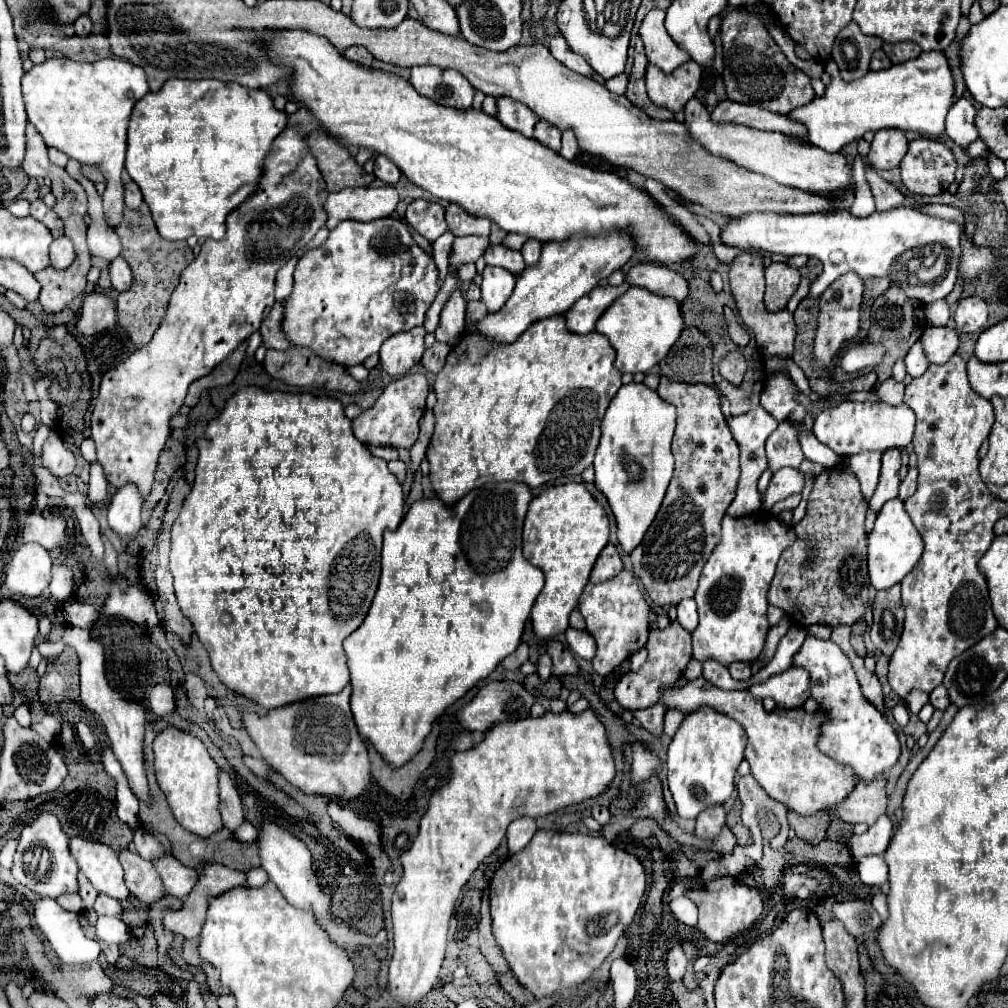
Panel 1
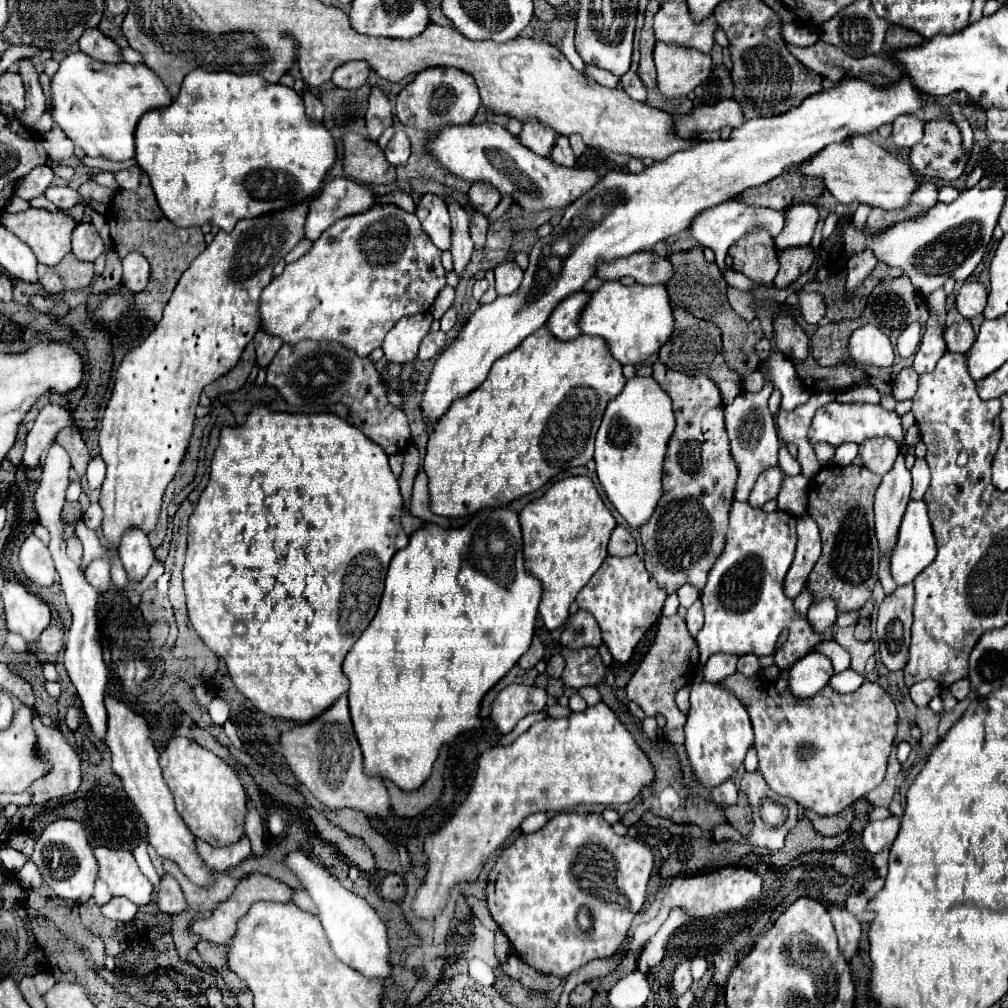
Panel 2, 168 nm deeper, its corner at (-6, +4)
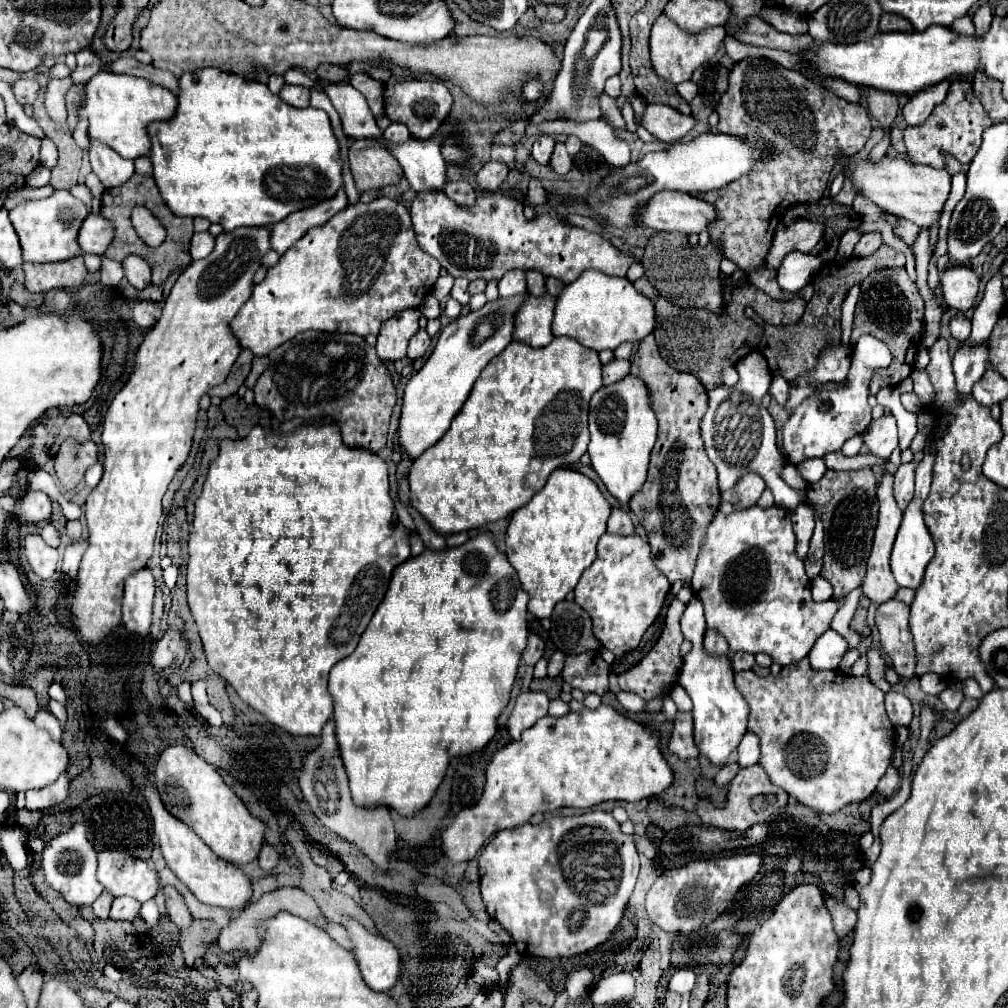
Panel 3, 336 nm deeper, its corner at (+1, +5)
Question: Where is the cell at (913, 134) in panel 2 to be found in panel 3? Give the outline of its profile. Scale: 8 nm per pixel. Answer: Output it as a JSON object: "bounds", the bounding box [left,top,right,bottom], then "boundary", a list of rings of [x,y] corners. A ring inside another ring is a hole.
{"bounds":[902,82,950,126],"boundary":[[[944,82],[944,84],[936,84],[936,88],[928,88],[928,92],[916,92],[902,108],[906,124],[908,126],[922,124],[934,110],[934,106],[944,100],[944,96],[948,94],[948,88],[950,88],[950,82]]]}

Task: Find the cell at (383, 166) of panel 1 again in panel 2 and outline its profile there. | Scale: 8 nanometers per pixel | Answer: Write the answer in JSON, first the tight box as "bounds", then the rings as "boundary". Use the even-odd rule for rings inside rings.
{"bounds":[385,131,409,167],"boundary":[[[403,131],[393,135],[389,145],[385,147],[385,157],[387,157],[389,165],[393,165],[393,167],[401,167],[401,165],[407,163],[407,159],[409,159],[409,139]]]}

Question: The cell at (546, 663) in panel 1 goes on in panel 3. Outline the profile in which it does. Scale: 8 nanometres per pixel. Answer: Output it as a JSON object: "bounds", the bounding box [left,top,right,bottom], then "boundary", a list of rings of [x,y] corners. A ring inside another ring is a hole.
{"bounds":[548,652,564,678],"boundary":[[[556,652],[550,662],[548,662],[548,676],[550,678],[556,678],[562,674],[562,668],[564,668],[564,654],[562,652]]]}

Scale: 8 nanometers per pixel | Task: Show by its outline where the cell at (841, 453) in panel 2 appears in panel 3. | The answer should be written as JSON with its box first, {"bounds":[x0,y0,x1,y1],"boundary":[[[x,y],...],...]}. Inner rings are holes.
{"bounds":[842,436,862,456],"boundary":[[[854,436],[852,440],[846,440],[844,442],[844,448],[842,448],[842,454],[846,454],[846,456],[856,456],[858,452],[860,452],[860,448],[862,448],[862,436]]]}

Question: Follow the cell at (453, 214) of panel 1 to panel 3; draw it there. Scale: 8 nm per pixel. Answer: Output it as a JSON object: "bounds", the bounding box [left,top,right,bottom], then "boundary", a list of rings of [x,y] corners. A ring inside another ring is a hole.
{"bounds":[476,160,508,190],"boundary":[[[490,160],[486,162],[480,172],[476,174],[478,178],[478,184],[484,188],[484,190],[496,190],[500,184],[504,184],[508,176],[508,166],[504,162],[496,162],[496,160]]]}

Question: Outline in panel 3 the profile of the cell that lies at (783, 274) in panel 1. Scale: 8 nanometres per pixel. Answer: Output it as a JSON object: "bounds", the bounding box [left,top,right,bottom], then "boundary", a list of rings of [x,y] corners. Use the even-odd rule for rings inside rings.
{"bounds":[766,220,824,268],"boundary":[[[794,220],[790,226],[780,228],[774,236],[772,248],[766,256],[766,264],[770,268],[778,268],[788,252],[800,250],[810,252],[824,236],[824,226],[820,222],[810,220]]]}

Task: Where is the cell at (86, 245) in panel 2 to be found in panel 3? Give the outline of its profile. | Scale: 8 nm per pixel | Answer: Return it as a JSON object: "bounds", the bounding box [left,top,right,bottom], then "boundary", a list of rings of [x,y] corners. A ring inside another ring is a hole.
{"bounds":[78,214,114,254],"boundary":[[[90,214],[84,220],[78,236],[82,252],[104,254],[112,240],[114,240],[114,224],[108,222],[108,218],[104,218],[102,214]]]}

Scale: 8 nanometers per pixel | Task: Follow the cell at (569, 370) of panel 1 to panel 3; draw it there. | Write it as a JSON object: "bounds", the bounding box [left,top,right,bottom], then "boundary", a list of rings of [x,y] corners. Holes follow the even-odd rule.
{"bounds":[408,336,602,534],"boundary":[[[566,336],[554,338],[544,348],[512,342],[478,376],[468,400],[452,420],[448,432],[416,460],[410,470],[408,504],[438,534],[458,534],[482,528],[522,508],[548,480],[550,472],[580,460],[590,442],[588,402],[602,384],[598,354]]]}

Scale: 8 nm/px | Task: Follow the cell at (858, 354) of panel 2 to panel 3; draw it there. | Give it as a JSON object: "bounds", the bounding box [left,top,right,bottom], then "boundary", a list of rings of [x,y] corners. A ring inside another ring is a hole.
{"bounds":[782,334,892,466],"boundary":[[[862,334],[854,346],[852,366],[842,386],[836,390],[814,392],[798,408],[790,412],[790,418],[782,428],[782,446],[786,462],[796,466],[802,462],[802,458],[822,458],[830,452],[840,450],[848,438],[862,434],[872,420],[870,416],[872,408],[868,404],[868,394],[870,394],[868,384],[874,376],[874,370],[886,368],[890,362],[892,354],[888,352],[888,348],[874,336]]]}

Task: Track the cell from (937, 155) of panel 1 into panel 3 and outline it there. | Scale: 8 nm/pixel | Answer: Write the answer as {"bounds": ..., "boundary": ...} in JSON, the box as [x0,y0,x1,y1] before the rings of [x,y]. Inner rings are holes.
{"bounds":[904,80,992,168],"boundary":[[[954,80],[946,100],[932,110],[928,120],[924,120],[924,124],[920,126],[908,126],[904,130],[908,158],[914,164],[928,164],[934,168],[946,168],[948,156],[954,156],[958,162],[968,164],[980,148],[982,132],[986,130],[986,126],[992,126],[992,120],[984,112],[980,100],[976,100],[972,92],[972,80]]]}

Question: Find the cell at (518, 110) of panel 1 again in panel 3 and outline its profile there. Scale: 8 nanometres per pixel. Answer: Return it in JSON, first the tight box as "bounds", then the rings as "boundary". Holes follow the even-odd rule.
{"bounds":[530,136,554,164],"boundary":[[[540,136],[534,146],[532,146],[532,152],[530,156],[538,162],[538,164],[548,164],[550,162],[550,156],[552,156],[552,150],[554,150],[554,138],[552,136]]]}

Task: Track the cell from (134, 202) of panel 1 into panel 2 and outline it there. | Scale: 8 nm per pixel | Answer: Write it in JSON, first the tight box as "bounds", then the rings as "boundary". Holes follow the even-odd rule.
{"bounds":[115,165,141,191],"boundary":[[[133,165],[133,167],[125,169],[125,171],[117,171],[115,179],[117,179],[117,183],[119,183],[121,189],[135,191],[139,187],[139,181],[141,181],[141,169],[137,165]]]}

